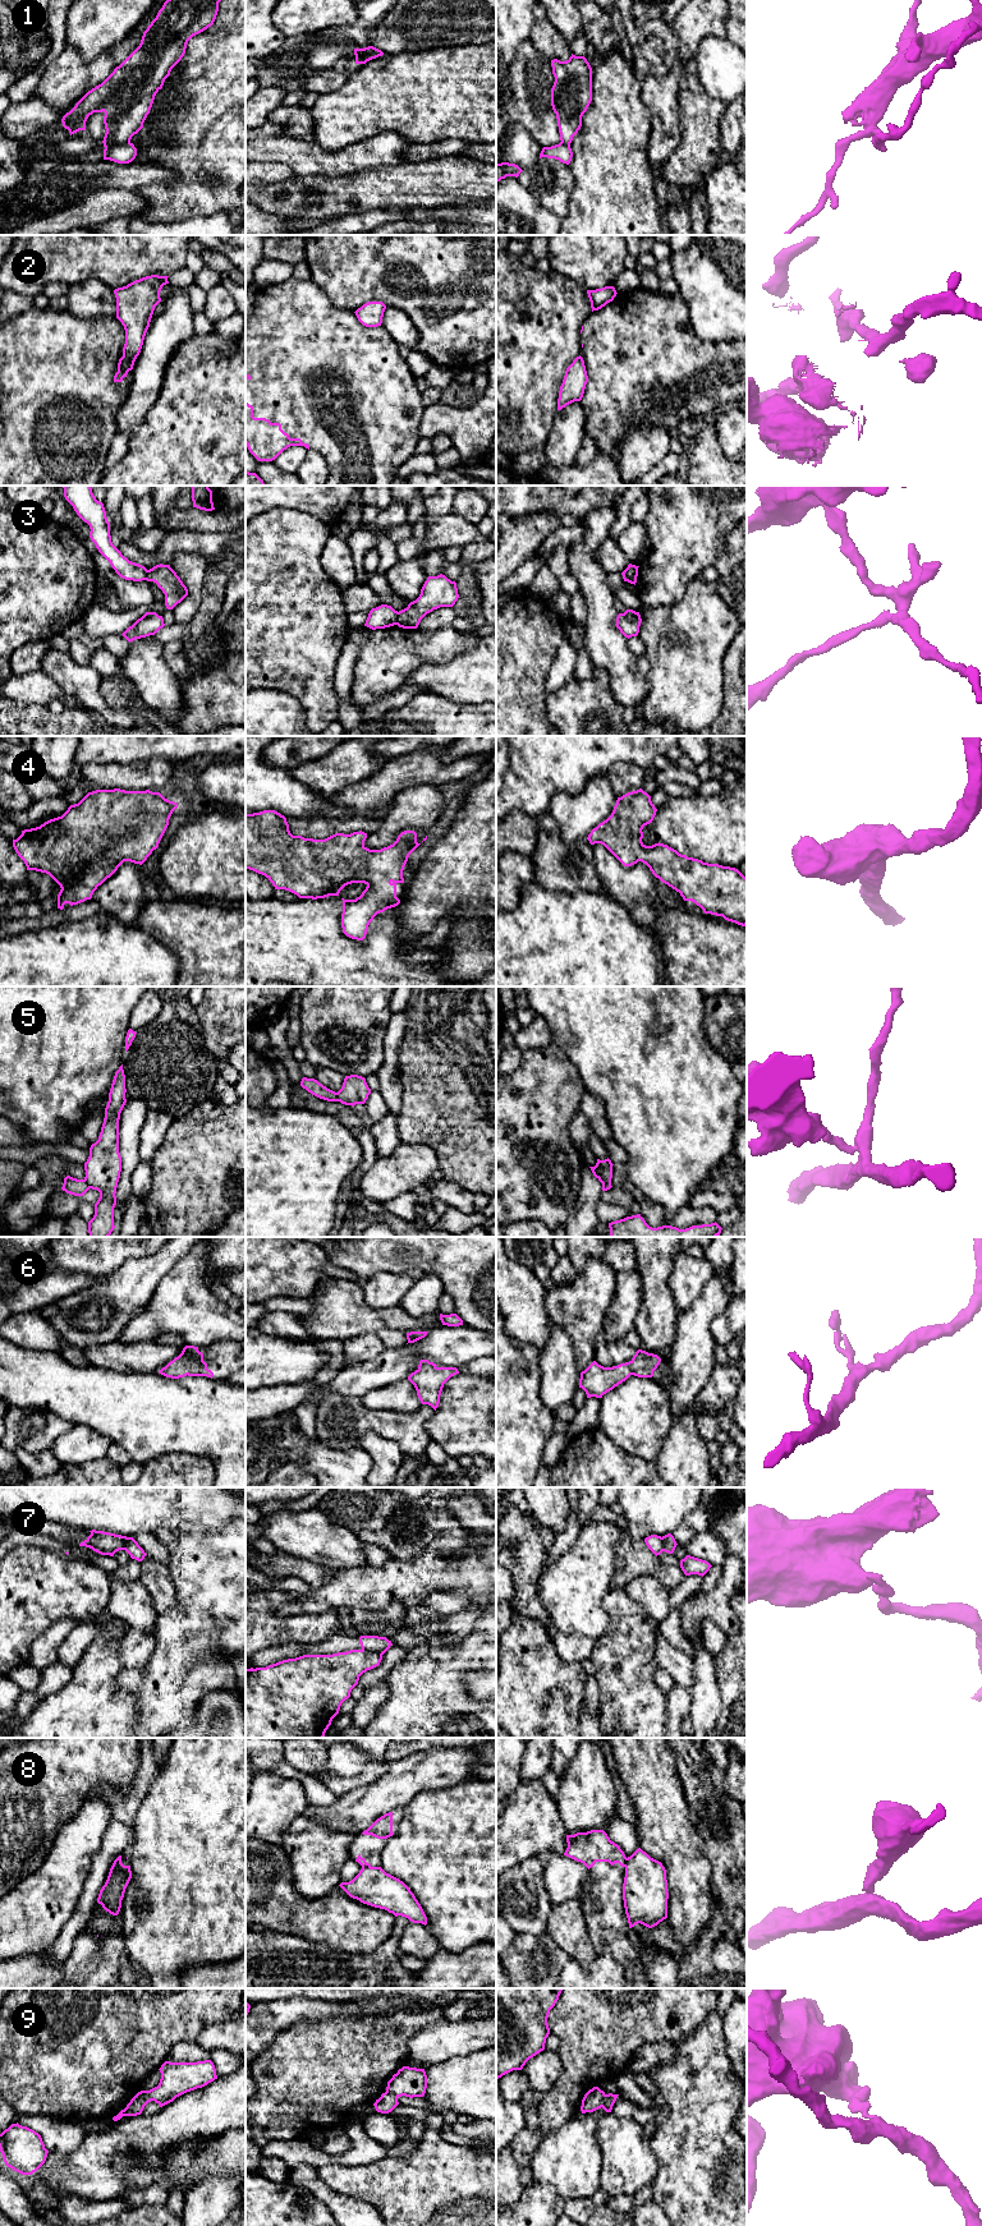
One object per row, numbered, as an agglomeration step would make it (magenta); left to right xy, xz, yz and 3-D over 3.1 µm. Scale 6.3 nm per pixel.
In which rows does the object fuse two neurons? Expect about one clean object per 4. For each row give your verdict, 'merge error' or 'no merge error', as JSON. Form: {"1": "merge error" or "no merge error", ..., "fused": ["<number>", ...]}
{"1": "merge error", "2": "merge error", "3": "merge error", "4": "no merge error", "5": "merge error", "6": "no merge error", "7": "merge error", "8": "merge error", "9": "merge error", "fused": ["1", "2", "3", "5", "7", "8", "9"]}

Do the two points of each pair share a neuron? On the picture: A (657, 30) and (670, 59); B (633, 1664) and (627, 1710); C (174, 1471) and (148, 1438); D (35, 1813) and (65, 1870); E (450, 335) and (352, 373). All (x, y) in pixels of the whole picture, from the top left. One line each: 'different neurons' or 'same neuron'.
A: same neuron
B: same neuron
C: different neurons
D: different neurons
E: different neurons

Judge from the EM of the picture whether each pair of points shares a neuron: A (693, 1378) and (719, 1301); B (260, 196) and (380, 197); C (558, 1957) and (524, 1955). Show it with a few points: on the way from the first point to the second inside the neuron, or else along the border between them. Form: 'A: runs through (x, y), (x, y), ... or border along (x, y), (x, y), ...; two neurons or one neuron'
A: runs through (693, 1358), (693, 1327), (700, 1320); one neuron
B: runs through (289, 191), (301, 193), (306, 198), (350, 197); one neuron
C: runs through (550, 1957), (532, 1957); one neuron

